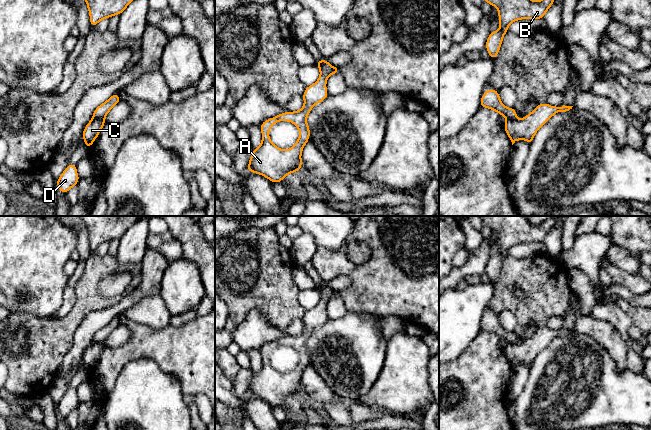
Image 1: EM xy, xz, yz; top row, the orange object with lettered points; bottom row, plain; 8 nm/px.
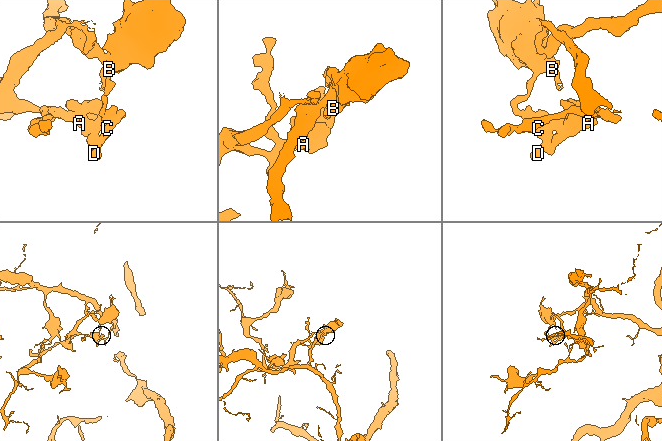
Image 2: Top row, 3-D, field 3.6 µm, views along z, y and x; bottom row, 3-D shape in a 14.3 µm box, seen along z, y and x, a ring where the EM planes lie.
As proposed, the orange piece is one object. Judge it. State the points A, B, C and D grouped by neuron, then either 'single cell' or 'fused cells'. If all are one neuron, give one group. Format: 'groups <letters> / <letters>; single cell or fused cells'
groups A C D / B; fused cells

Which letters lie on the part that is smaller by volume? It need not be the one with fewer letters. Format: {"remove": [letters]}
{"remove": ["A", "C", "D"]}

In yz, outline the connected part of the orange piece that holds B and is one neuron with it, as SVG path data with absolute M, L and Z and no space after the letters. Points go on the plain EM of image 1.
M480 216L483 224L498 232L500 253L491 256L485 272L489 281L496 283L503 260L508 250L520 243L541 243L555 225L554 219L548 219L539 225L532 225L526 216Z

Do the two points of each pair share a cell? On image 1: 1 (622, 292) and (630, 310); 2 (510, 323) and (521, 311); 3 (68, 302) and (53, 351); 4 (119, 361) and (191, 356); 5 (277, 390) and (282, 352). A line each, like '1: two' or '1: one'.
1: two
2: two
3: two
4: one
5: one

